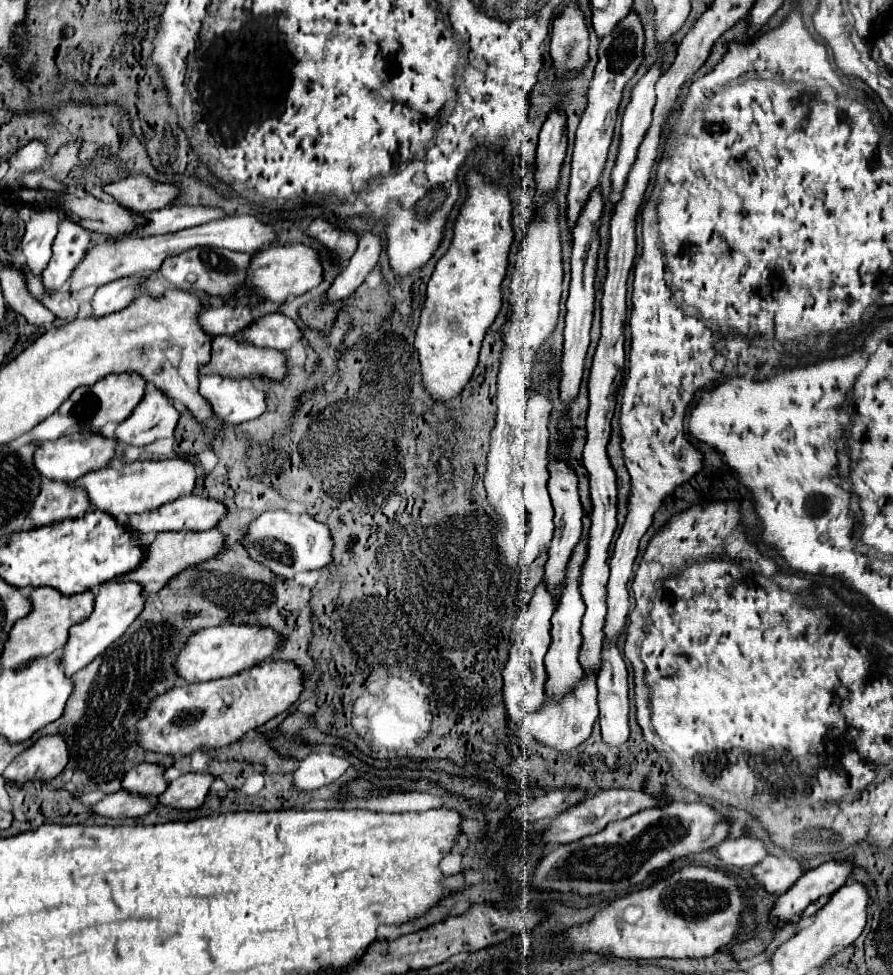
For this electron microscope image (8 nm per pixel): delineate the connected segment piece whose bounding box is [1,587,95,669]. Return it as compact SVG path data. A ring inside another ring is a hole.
M35 587L31 591L31 603L33 611L29 613L29 617L19 619L11 629L7 649L3 651L1 667L15 669L33 657L61 653L69 639L69 627L83 623L93 613L95 595L91 591L85 591L81 595L63 595L51 587Z

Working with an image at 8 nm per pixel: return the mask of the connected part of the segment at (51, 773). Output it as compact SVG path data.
M43 735L29 749L19 753L13 763L5 769L3 777L15 783L25 783L27 779L53 779L57 777L69 761L69 749L63 735Z

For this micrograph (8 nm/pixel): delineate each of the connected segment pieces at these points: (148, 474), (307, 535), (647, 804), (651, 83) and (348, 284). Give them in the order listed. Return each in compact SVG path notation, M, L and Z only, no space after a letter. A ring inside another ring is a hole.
M175 457L167 461L149 461L149 459L141 461L139 459L131 465L117 465L117 467L91 471L71 485L85 487L89 501L91 505L95 505L95 509L111 513L119 521L125 521L131 515L147 513L169 501L175 501L177 497L193 493L197 481L199 481L197 467L189 459Z
M267 511L257 517L245 529L245 541L249 555L263 561L275 575L291 579L299 571L323 569L333 561L333 535L327 525L315 521L309 515L297 515L289 511Z
M605 789L605 791L597 791L595 795L587 797L583 803L579 803L577 807L571 807L569 811L565 811L563 815L559 815L557 819L553 819L547 825L545 831L545 841L549 843L571 843L575 839L587 837L587 835L595 835L599 831L603 831L609 823L619 821L619 819L627 819L643 809L651 809L651 807L659 807L663 803L669 803L671 799L667 795L651 795L651 793L643 793L643 791L631 791L631 789Z
M661 59L655 61L645 77L633 87L631 91L631 101L623 113L623 123L621 123L621 145L619 145L619 155L617 163L613 169L613 191L611 191L611 201L617 203L621 197L621 189L625 185L627 173L635 161L637 147L643 141L643 135L647 127L651 125L651 111L655 105L655 83L661 77Z
M365 231L359 239L359 247L355 255L349 259L347 267L341 271L341 275L335 279L335 283L327 291L329 299L339 301L351 295L365 281L365 277L373 271L373 267L379 263L381 251L383 251L381 235L375 231Z

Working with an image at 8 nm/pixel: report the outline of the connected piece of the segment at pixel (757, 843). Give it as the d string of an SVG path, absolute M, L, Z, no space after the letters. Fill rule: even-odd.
M741 837L741 839L727 839L723 845L713 849L715 855L723 861L725 869L751 869L759 861L763 861L769 853L765 843L757 837Z

